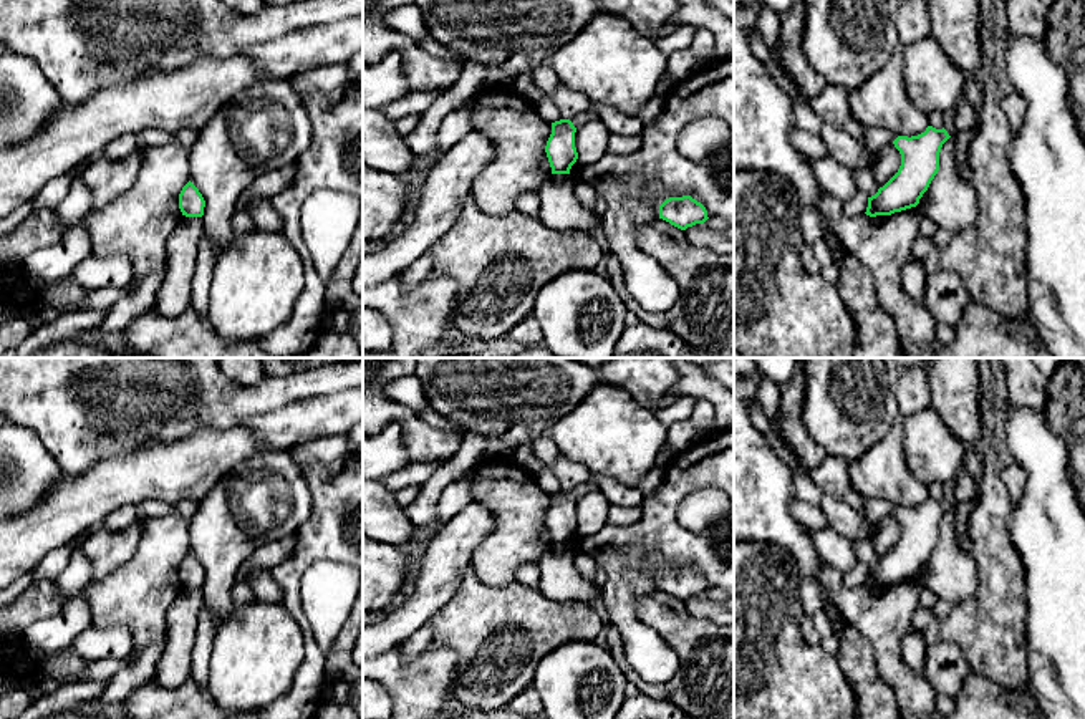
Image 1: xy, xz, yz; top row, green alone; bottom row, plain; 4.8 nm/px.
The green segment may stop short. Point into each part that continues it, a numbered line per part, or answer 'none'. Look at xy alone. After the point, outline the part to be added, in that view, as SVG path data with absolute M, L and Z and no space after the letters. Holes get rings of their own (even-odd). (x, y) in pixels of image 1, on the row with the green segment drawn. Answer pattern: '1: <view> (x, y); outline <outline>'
none

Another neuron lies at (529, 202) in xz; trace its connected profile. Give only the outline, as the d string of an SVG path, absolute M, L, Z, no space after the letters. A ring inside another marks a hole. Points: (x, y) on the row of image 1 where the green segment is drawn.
M525 192L517 199L515 209L525 215L540 219L540 197L537 192Z

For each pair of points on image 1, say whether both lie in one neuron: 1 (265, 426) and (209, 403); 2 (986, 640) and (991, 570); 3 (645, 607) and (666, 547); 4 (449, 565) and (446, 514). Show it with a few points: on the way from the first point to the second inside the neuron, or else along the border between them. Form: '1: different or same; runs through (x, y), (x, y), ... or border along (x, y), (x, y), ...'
1: different; border along (285, 405), (257, 413), (241, 424)
2: same; runs through (991, 623), (991, 587)
3: different; border along (658, 588), (635, 607), (635, 615), (658, 635)
4: different; border along (472, 501), (443, 524)

